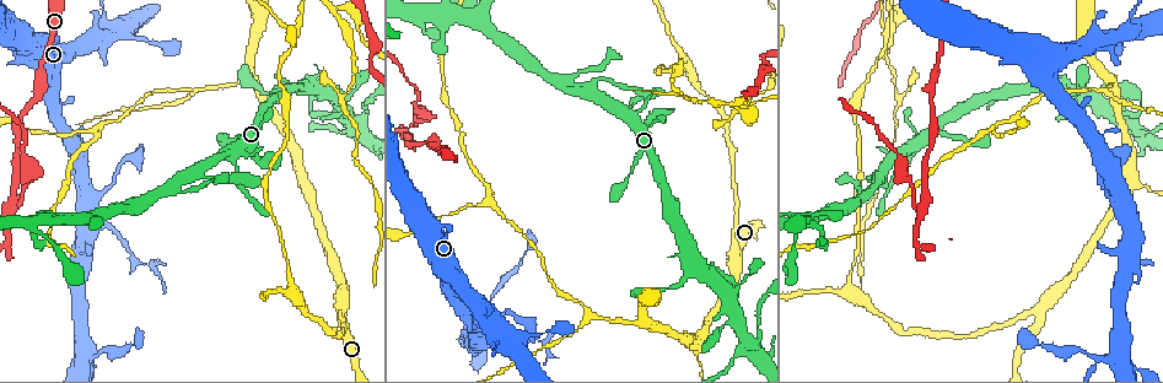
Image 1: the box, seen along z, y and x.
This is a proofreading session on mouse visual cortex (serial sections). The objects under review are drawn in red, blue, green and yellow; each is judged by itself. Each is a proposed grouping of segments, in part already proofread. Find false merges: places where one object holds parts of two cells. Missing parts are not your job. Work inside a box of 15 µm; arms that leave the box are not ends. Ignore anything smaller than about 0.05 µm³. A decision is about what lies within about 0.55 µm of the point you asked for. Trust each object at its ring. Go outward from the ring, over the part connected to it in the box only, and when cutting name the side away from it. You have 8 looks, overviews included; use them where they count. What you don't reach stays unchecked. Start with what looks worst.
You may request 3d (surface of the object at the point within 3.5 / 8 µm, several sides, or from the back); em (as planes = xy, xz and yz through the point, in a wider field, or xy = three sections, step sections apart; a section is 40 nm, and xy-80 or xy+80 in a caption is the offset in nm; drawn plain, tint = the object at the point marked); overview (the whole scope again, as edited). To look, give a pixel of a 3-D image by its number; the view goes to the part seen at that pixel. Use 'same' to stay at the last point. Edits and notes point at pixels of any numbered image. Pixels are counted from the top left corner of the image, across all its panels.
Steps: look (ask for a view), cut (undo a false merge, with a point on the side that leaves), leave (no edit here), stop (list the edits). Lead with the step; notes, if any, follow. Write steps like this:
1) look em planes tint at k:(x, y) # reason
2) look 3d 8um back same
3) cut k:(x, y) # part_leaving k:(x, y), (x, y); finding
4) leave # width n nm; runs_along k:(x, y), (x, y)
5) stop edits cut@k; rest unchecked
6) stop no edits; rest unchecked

look 3d 3.5um at 1:(885, 36) # side arm on a straight run

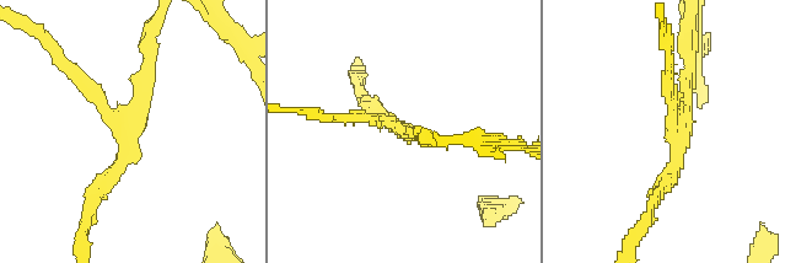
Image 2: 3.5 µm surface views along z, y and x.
look em xy step 3 tint at 2:(681, 134) # arms 3; arm_widths 150, 150, 200 nm; need the tissue

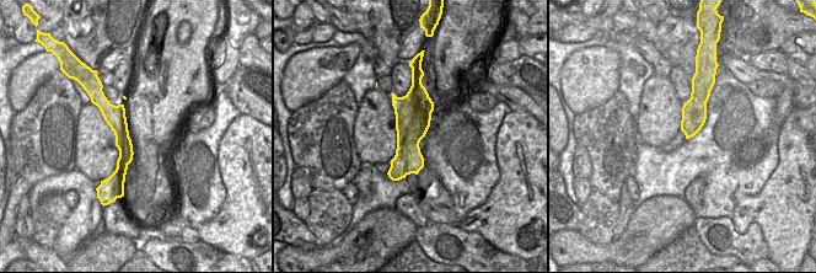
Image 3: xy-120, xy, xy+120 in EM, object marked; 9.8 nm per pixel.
cut 2:(76, 79) # part_leaving 2:(216, 25), (243, 52), (247, 59); two cells meet here

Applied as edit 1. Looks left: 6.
look overview

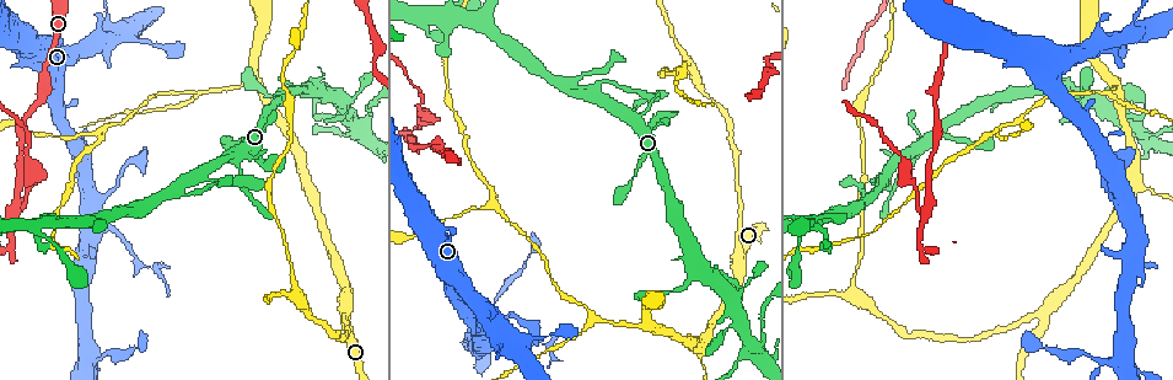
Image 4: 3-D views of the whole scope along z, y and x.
look 3d 3.5um at 4:(1110, 95) # three arms meet

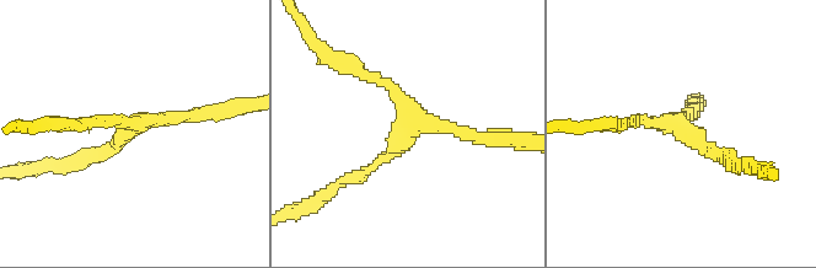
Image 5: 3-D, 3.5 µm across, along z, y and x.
look em planes tint at 5:(420, 126) # shape alone is not enough

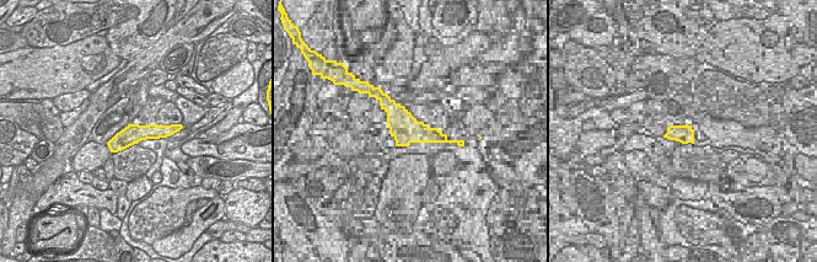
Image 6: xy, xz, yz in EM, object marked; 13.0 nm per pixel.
leave # arm_widths 150, 150, 200 nm; runs_along 5:(502, 139), (422, 127), (391, 89), (361, 73); all the same cell

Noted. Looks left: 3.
look 3d 3.5um at 4:(103, 128)

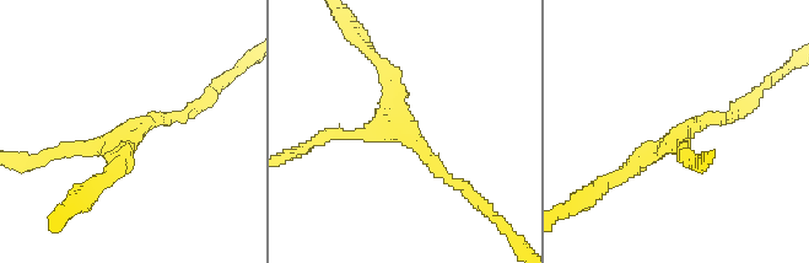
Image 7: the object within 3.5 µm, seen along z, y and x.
look em xy step 2 tint at 7:(131, 136) # arms 3; arm_widths 150, 150, 200 nm; now the EM

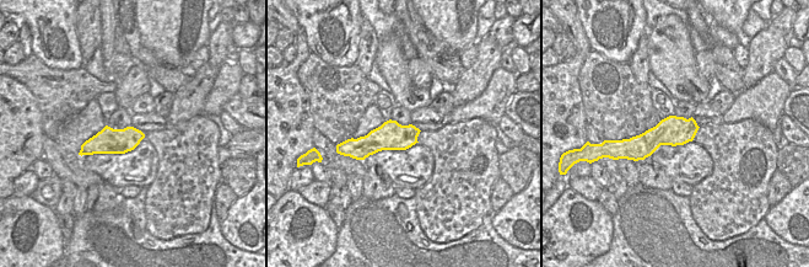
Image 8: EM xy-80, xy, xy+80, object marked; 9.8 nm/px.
leave # all the same cell

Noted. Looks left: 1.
stop edits cut@2; rest unchecked

